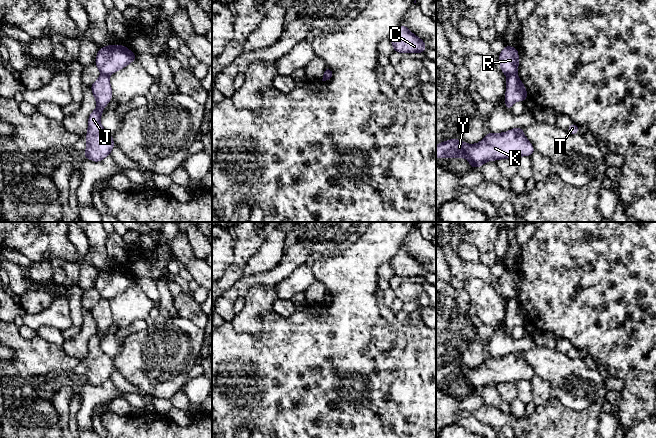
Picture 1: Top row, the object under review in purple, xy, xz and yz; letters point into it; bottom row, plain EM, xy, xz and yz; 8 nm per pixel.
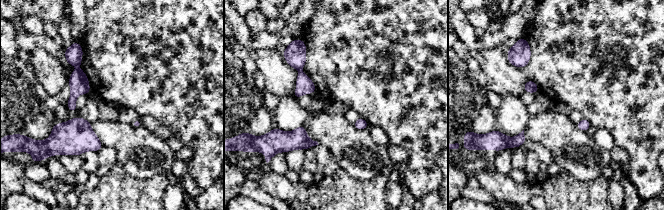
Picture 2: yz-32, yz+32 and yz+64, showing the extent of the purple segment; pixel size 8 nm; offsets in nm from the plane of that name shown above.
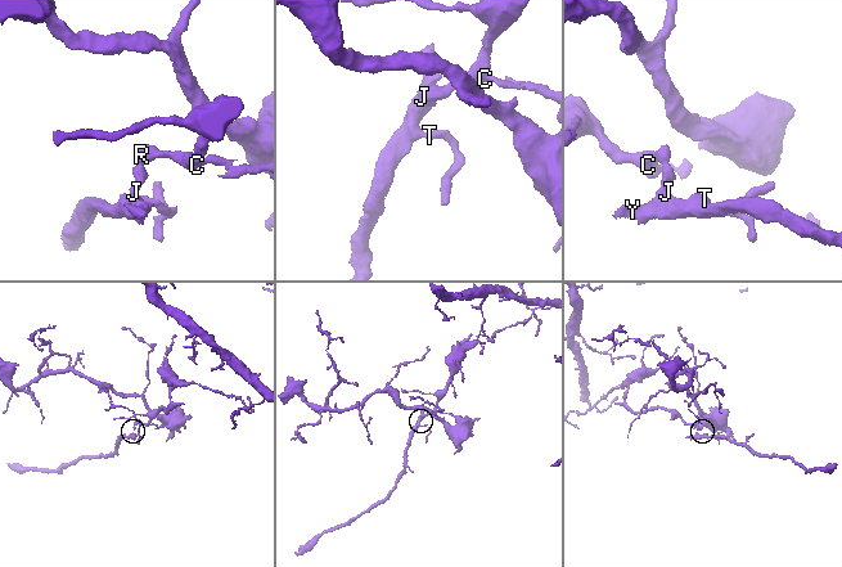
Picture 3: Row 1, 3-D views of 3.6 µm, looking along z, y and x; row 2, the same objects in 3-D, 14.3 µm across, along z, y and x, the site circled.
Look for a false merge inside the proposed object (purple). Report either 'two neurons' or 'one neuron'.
two neurons

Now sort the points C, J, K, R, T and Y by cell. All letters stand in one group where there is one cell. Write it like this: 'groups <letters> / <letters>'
groups C R / J K T Y

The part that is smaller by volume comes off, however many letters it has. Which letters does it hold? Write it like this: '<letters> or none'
J, K, T, Y

